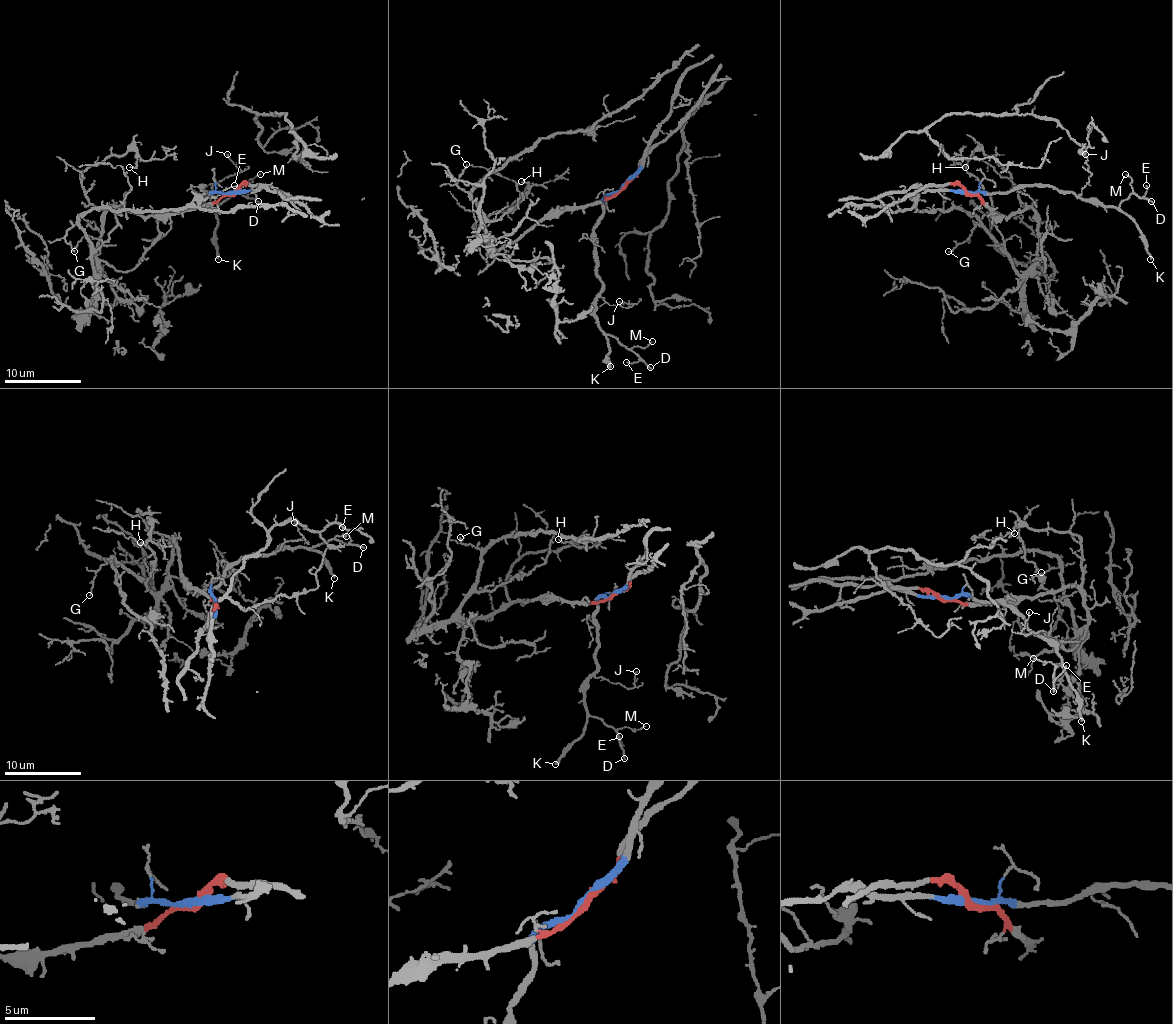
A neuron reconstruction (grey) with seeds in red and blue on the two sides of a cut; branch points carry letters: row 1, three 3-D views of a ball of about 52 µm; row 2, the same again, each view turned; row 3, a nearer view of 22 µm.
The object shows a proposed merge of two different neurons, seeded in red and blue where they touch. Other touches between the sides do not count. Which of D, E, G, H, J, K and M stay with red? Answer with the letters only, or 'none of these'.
G, H

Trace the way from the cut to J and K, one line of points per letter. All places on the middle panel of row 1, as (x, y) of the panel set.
J: (624, 186), (603, 201), (603, 218), (593, 230), (601, 295), (611, 305), (632, 305), (618, 301)
K: (624, 186), (603, 201), (603, 218), (593, 230), (595, 268), (601, 282), (595, 310), (611, 366)

